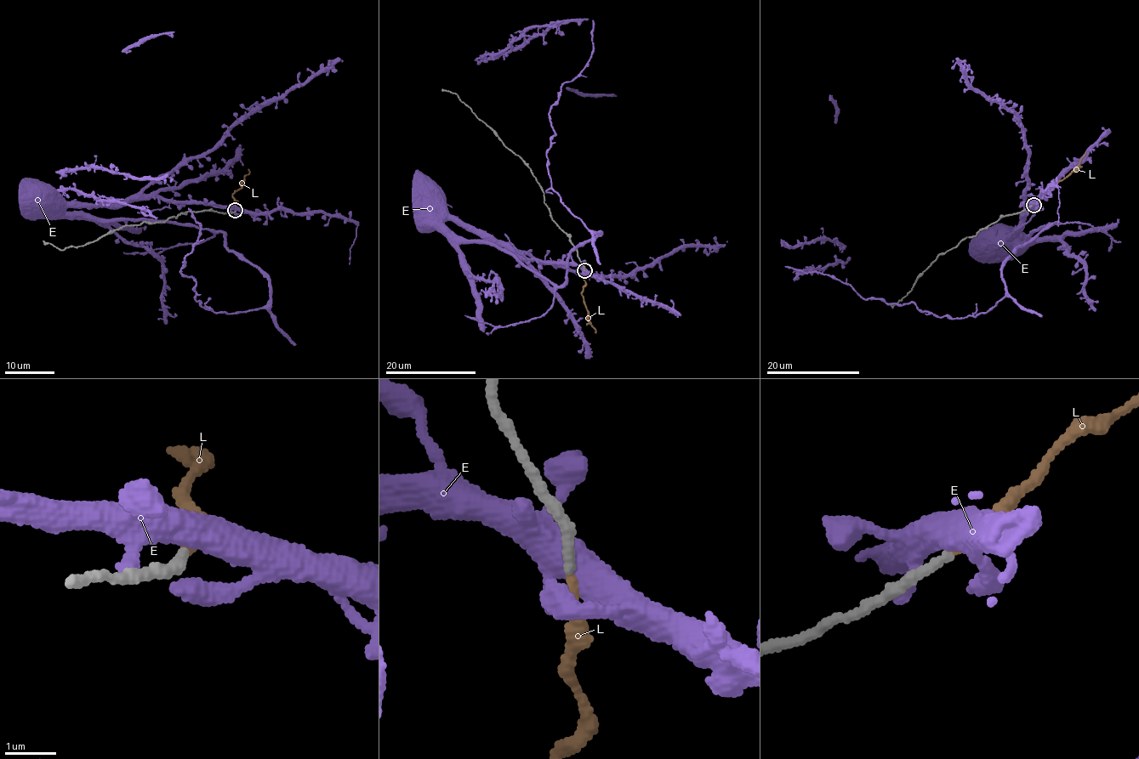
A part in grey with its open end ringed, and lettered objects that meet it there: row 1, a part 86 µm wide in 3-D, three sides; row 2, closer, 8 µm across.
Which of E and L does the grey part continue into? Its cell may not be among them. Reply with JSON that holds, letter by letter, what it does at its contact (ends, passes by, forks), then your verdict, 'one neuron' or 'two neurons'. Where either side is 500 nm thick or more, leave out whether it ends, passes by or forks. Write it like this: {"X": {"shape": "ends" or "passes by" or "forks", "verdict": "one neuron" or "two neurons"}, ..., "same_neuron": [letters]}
{"E": {"shape": "forks", "verdict": "two neurons"}, "L": {"shape": "ends", "verdict": "two neurons"}, "same_neuron": []}

